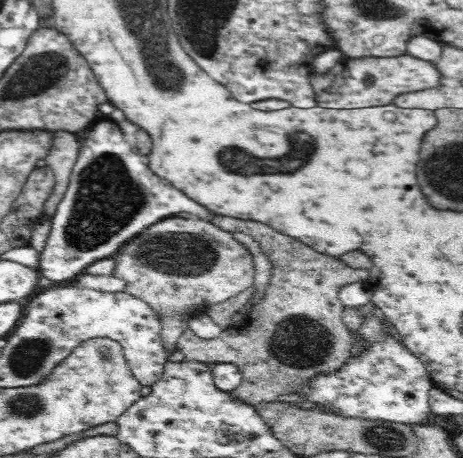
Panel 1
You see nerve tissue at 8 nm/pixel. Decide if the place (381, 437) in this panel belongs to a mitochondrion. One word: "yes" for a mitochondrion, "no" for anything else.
yes

